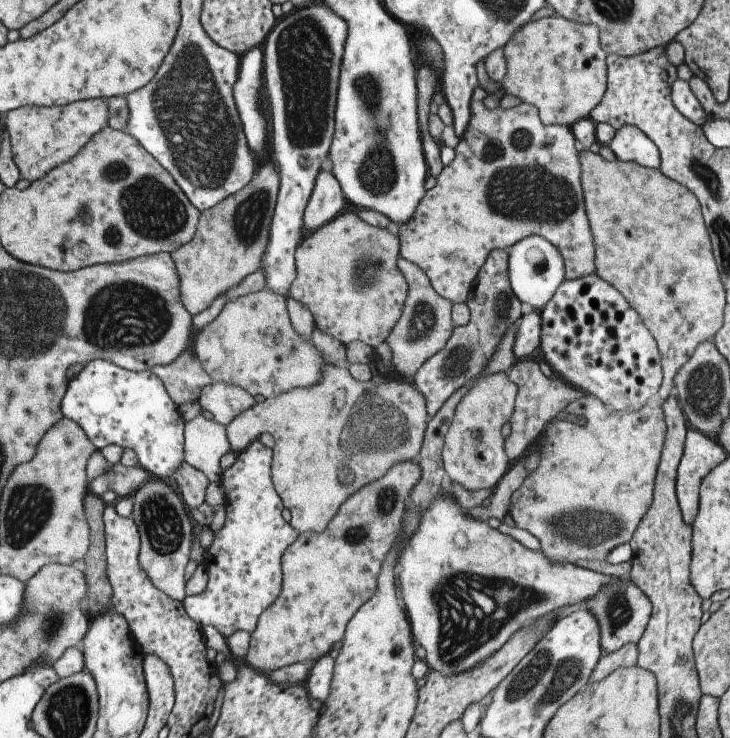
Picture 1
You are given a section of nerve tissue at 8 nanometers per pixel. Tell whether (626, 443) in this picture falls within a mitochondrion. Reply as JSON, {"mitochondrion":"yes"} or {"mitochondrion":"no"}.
{"mitochondrion":"no"}

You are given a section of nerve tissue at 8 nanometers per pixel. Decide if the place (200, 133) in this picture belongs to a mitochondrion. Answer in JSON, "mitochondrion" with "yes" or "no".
{"mitochondrion":"yes"}

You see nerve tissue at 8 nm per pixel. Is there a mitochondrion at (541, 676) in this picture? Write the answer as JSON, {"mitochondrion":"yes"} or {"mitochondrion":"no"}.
{"mitochondrion":"yes"}

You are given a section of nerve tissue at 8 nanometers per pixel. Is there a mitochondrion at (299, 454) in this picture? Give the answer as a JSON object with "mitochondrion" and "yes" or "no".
{"mitochondrion":"no"}

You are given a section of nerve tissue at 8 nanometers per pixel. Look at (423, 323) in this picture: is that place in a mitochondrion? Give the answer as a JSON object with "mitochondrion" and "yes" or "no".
{"mitochondrion":"yes"}

